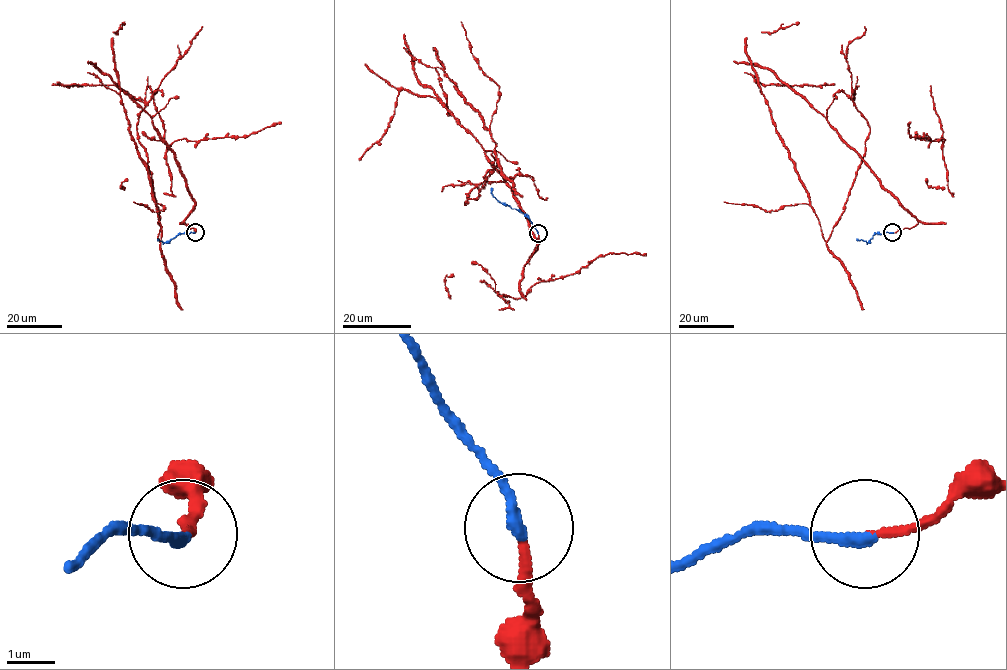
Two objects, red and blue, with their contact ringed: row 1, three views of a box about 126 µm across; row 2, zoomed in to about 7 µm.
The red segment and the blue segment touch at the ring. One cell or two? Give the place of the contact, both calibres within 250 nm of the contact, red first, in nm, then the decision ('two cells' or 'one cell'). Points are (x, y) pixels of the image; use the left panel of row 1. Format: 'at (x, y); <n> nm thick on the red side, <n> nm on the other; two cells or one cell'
at (195, 232); 150 nm thick on the red side, 260 nm on the other; one cell

